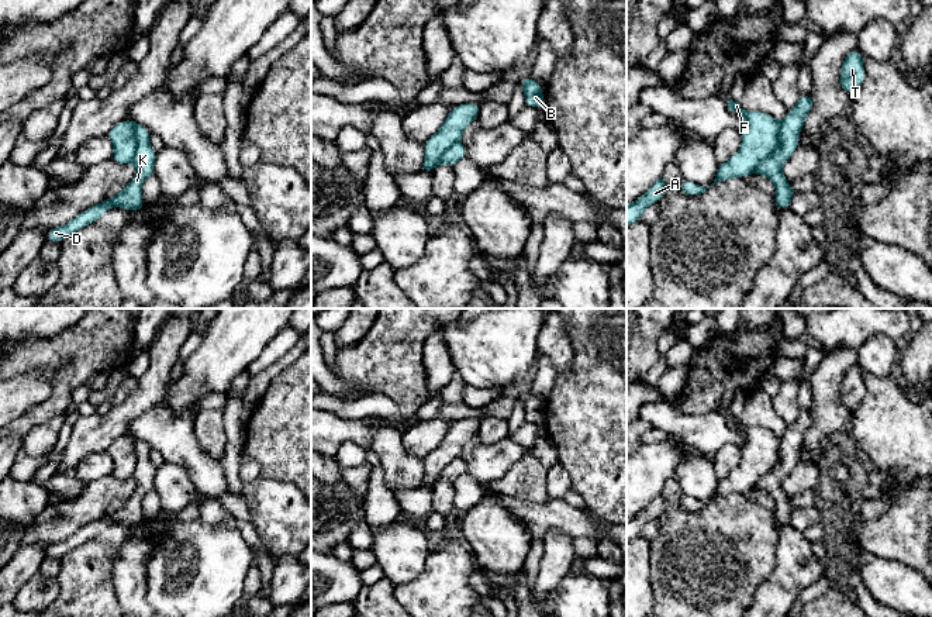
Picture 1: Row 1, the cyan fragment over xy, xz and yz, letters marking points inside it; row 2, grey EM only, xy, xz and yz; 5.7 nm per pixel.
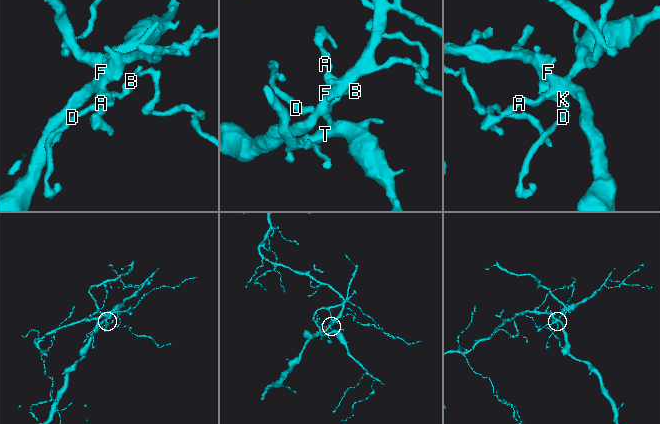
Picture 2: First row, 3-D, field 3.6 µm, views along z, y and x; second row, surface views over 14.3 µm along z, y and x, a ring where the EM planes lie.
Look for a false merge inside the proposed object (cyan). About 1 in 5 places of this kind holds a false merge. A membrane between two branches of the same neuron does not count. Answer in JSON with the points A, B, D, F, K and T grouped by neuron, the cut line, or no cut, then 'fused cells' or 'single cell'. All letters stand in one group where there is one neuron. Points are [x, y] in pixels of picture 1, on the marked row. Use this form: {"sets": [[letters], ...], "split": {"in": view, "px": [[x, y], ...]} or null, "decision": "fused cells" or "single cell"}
{"sets": [["A", "B", "D", "F", "K", "T"]], "split": null, "decision": "single cell"}

